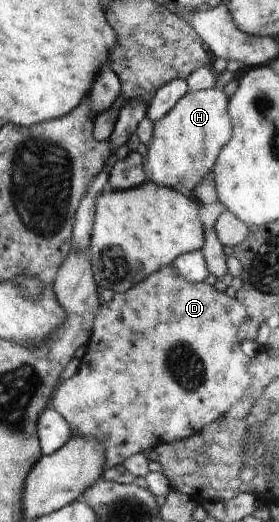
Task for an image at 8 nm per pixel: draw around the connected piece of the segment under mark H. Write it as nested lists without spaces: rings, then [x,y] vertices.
[[[212,87],[188,91],[167,112],[154,123],[149,150],[143,157],[143,170],[147,181],[171,190],[185,186],[195,190],[203,176],[212,170],[223,146],[231,139],[233,126],[227,114],[228,97],[223,89]]]

